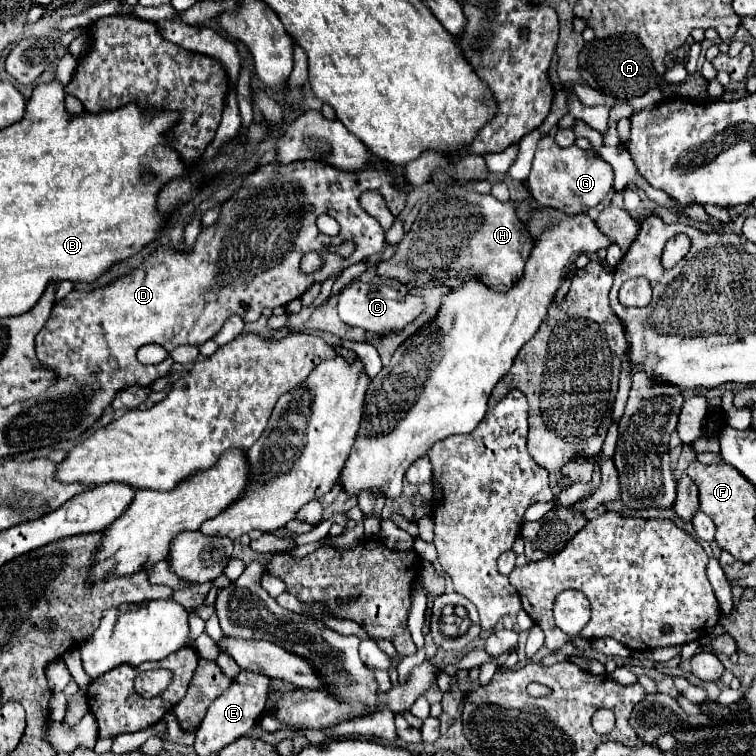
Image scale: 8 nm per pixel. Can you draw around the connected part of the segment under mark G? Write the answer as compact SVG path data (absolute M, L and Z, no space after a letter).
M546 135L538 141L532 171L526 179L526 189L530 197L540 205L548 205L560 209L566 215L574 215L586 213L590 207L598 205L610 191L612 181L614 181L612 167L596 153L578 149L576 145L562 149L550 135Z

